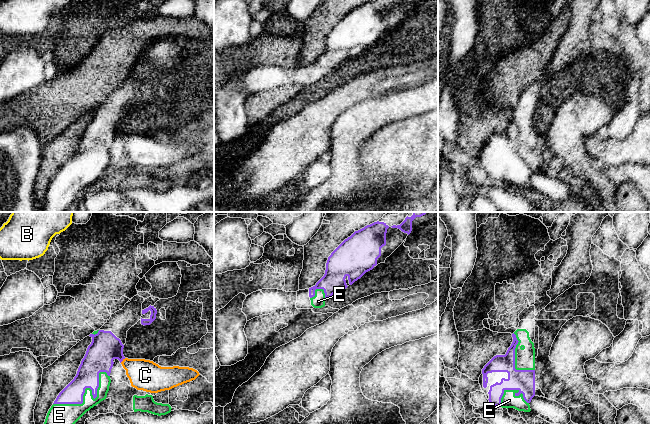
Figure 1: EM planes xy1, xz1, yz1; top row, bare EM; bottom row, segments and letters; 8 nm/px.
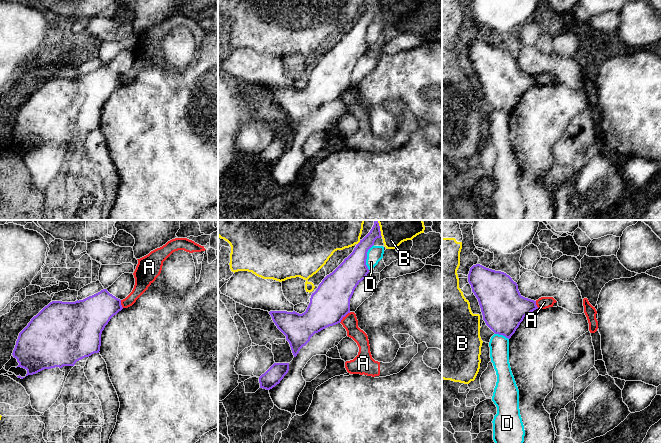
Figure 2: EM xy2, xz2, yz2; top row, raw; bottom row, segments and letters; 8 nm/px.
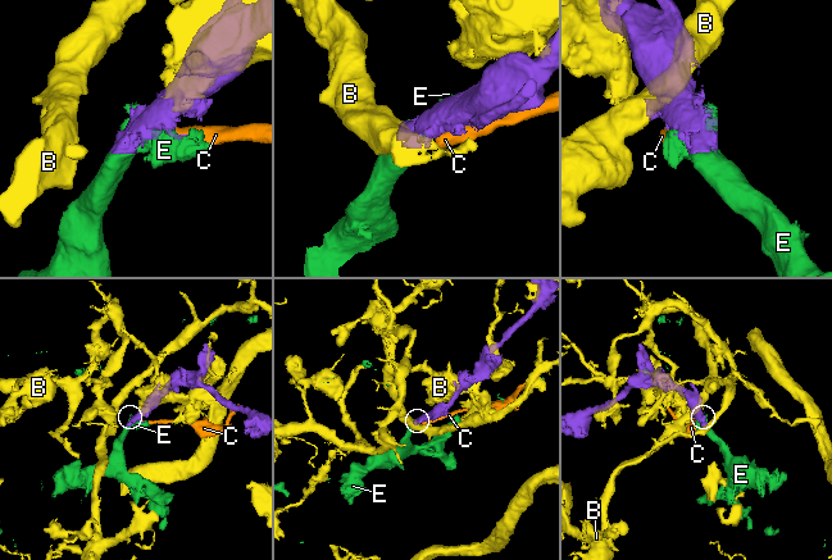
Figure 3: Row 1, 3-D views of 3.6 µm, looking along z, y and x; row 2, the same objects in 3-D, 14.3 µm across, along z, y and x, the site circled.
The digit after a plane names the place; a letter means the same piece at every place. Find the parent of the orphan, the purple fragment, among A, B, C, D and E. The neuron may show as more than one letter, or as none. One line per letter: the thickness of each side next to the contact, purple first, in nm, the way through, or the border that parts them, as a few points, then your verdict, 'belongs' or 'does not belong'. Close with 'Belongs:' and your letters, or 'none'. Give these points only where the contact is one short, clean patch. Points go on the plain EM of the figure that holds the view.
A: 300/120 nm | along xz2 (350, 88), (339, 98) | does not belong
B: 220/220 nm | does not belong
C: 240/240 nm | along xy1 (125, 134), (120, 138) | does not belong
D: 220/120 nm | does not belong
E: 220/160 nm | belongs
Belongs: E

